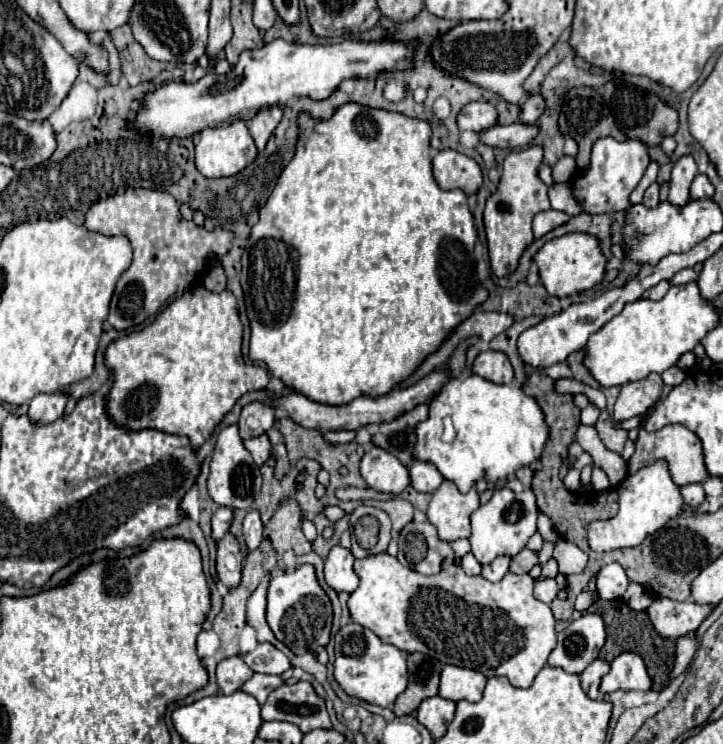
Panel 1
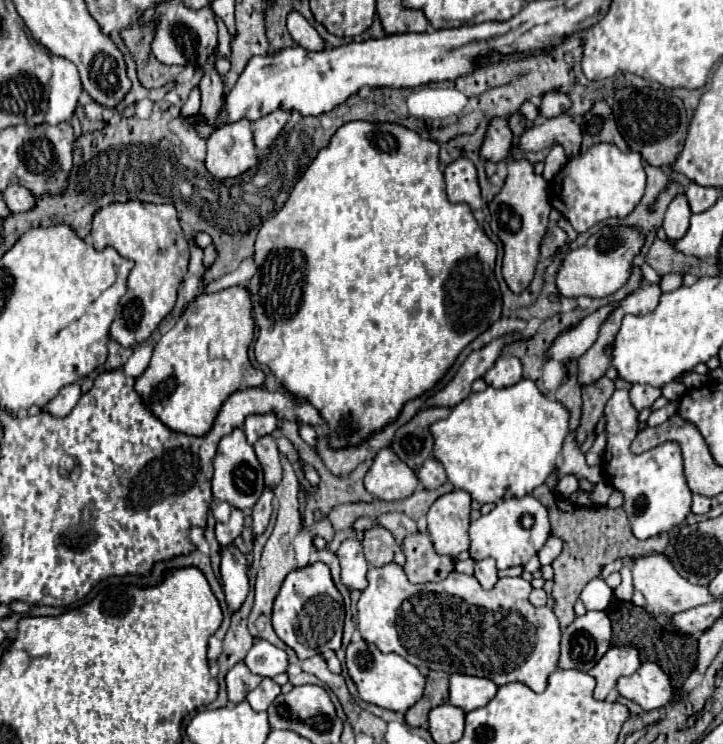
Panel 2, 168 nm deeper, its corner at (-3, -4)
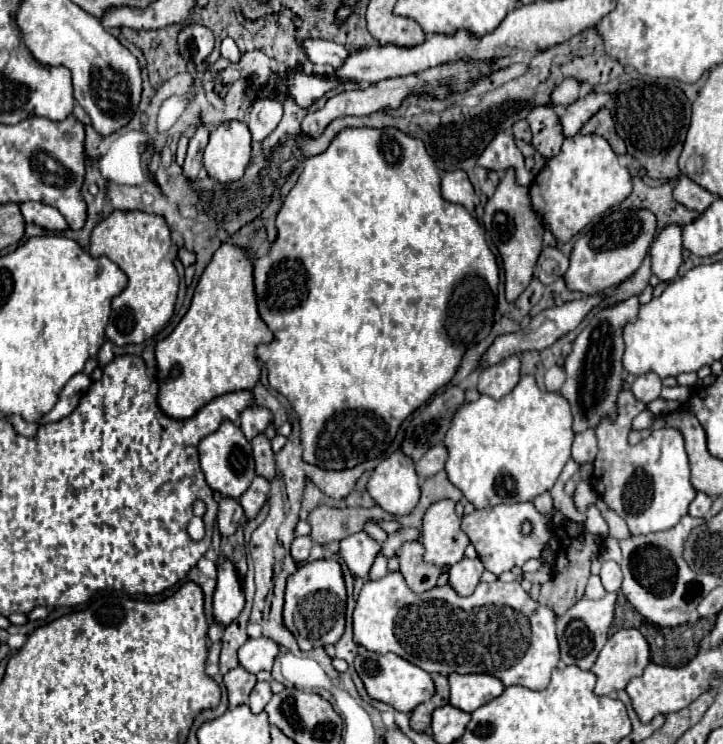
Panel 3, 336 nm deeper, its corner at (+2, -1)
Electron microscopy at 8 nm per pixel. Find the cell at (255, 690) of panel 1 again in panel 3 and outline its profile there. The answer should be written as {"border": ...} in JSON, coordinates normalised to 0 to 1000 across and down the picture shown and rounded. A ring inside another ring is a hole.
{"border":[[[361,915],[361,918],[355,918],[355,921],[350,923],[350,931],[344,934],[342,948],[347,950],[347,956],[350,956],[350,958],[361,958],[361,956],[364,956],[364,950],[372,945],[375,934],[378,934],[378,931],[375,931],[372,918],[369,918],[369,915]]]}

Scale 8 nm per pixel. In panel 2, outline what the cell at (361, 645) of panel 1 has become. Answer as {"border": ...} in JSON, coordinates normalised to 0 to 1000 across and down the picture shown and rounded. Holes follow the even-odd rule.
{"border":[[[492,860],[479,871],[479,895],[503,944],[515,944],[520,949],[559,960],[567,949],[573,949],[584,938],[589,909],[550,879],[528,879],[515,866]]]}

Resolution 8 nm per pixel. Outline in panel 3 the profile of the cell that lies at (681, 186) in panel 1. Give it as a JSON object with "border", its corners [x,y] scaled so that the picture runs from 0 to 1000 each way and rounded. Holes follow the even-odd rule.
{"border":[[[925,300],[920,302],[920,308],[914,308],[914,313],[909,316],[909,321],[900,329],[900,353],[903,353],[903,367],[914,375],[914,378],[931,378],[936,370],[936,362],[942,356],[942,302],[936,300]]]}

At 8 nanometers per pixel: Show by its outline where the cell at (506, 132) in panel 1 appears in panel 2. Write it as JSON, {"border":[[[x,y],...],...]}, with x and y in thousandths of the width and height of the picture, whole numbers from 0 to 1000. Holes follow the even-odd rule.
{"border":[[[777,153],[728,175],[722,185],[716,188],[716,196],[733,204],[733,202],[744,202],[744,198],[754,199],[777,194],[783,202],[783,210],[788,212],[802,204],[802,191],[805,191],[802,167],[797,167],[791,156]]]}

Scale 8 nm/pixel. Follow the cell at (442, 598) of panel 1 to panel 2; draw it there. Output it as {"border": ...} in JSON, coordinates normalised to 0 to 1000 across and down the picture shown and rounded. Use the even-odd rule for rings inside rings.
{"border":[[[534,758],[528,763],[515,763],[509,769],[509,790],[501,796],[498,806],[495,806],[495,847],[501,852],[501,858],[509,863],[509,866],[517,866],[526,876],[537,879],[537,876],[548,876],[550,882],[556,882],[559,887],[564,887],[567,892],[578,895],[578,898],[589,898],[589,901],[609,901],[609,903],[617,903],[617,906],[628,906],[628,903],[636,903],[636,906],[647,906],[647,909],[667,909],[667,911],[678,911],[680,917],[686,917],[689,922],[694,919],[705,919],[705,917],[722,917],[728,919],[730,925],[736,925],[739,930],[752,930],[755,927],[755,919],[758,919],[758,909],[772,898],[772,884],[775,884],[775,841],[772,841],[772,831],[769,825],[763,823],[761,815],[750,815],[750,817],[741,817],[730,809],[730,798],[736,793],[733,782],[722,780],[722,777],[692,777],[686,782],[686,788],[680,793],[667,793],[667,788],[661,785],[661,780],[656,780],[656,774],[645,774],[645,772],[633,772],[633,769],[625,769],[617,780],[606,782],[606,785],[567,785],[556,761],[550,758]],[[678,841],[683,847],[697,847],[697,866],[692,860],[686,860],[686,855],[675,855],[669,858],[672,852],[678,852]]]}

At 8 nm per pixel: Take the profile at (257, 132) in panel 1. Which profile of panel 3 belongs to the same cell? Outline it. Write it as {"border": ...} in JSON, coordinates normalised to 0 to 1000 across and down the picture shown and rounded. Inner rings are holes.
{"border":[[[353,133],[347,141],[347,160],[342,165],[347,181],[350,181],[350,192],[361,192],[364,187],[369,187],[380,171],[386,168],[391,155],[391,138],[383,133]]]}

